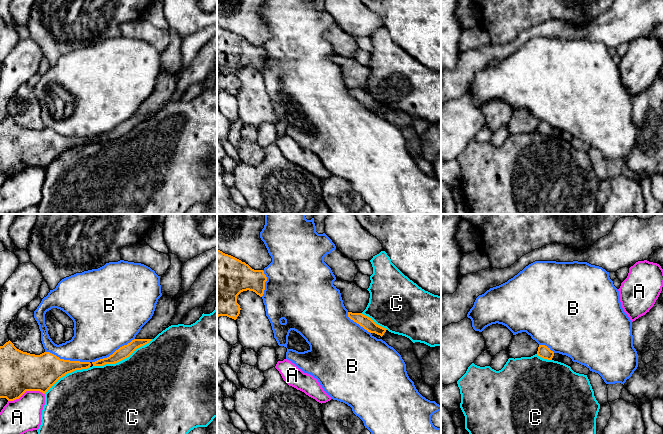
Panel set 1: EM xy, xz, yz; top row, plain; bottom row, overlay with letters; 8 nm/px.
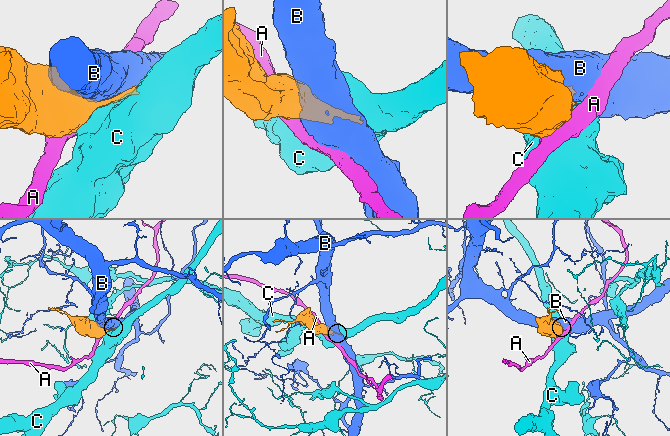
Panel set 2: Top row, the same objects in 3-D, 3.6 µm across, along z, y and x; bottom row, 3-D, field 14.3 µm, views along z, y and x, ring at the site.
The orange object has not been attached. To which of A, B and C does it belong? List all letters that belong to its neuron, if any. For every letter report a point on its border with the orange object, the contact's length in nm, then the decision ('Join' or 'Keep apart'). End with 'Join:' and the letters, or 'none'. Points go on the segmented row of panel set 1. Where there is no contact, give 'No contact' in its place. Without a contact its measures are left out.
A: Touches orange at xy (26, 390). Shared border 300 nm. Keep apart
B: Touches orange at xy (67, 360). Shared border 380 nm. Keep apart
C: Touches orange at xy (122, 359). Shared border 550 nm. Keep apart
Join: none

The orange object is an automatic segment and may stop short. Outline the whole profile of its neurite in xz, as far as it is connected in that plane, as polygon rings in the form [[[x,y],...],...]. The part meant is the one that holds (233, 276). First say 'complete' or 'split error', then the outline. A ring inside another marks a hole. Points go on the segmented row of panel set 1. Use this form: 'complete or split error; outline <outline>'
complete; outline [[[217,250],[217,316],[236,320],[241,310],[237,296],[249,290],[262,297],[266,281],[263,270],[254,270],[245,262]]]

